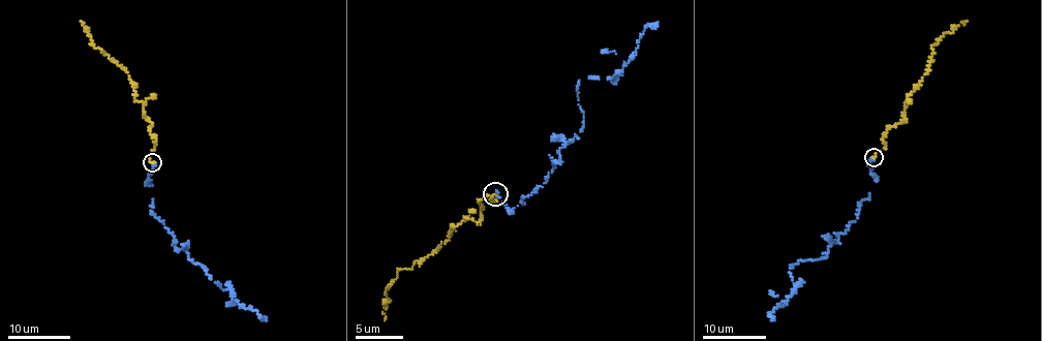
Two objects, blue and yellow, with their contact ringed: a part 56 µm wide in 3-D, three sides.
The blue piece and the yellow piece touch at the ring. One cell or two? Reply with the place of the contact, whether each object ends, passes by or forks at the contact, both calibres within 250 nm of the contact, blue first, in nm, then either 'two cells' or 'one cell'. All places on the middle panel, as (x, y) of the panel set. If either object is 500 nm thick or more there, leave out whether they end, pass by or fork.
at (495, 194); blue ends there; yellow ends there; 190 nm thick on the blue side, 180 nm on the other; one cell

